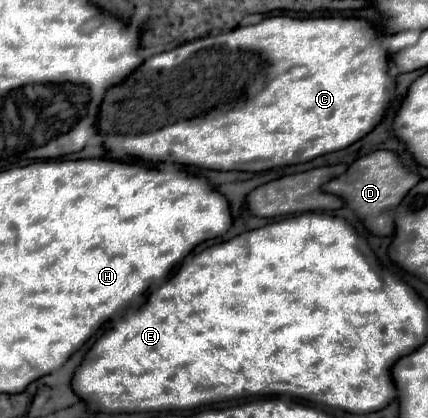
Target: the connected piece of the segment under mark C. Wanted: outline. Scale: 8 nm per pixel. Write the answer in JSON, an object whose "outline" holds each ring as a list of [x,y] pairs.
{"outline":[[[271,16],[253,26],[239,26],[227,34],[205,36],[187,44],[181,44],[169,52],[147,58],[125,82],[113,86],[99,112],[99,134],[103,136],[105,148],[113,154],[137,156],[151,162],[173,160],[189,166],[205,166],[213,170],[247,170],[261,172],[277,166],[289,166],[299,162],[309,162],[317,156],[343,150],[353,142],[367,136],[387,114],[391,100],[395,98],[395,78],[389,74],[391,54],[383,48],[381,32],[377,32],[371,22],[365,18],[289,18],[289,16]]]}

